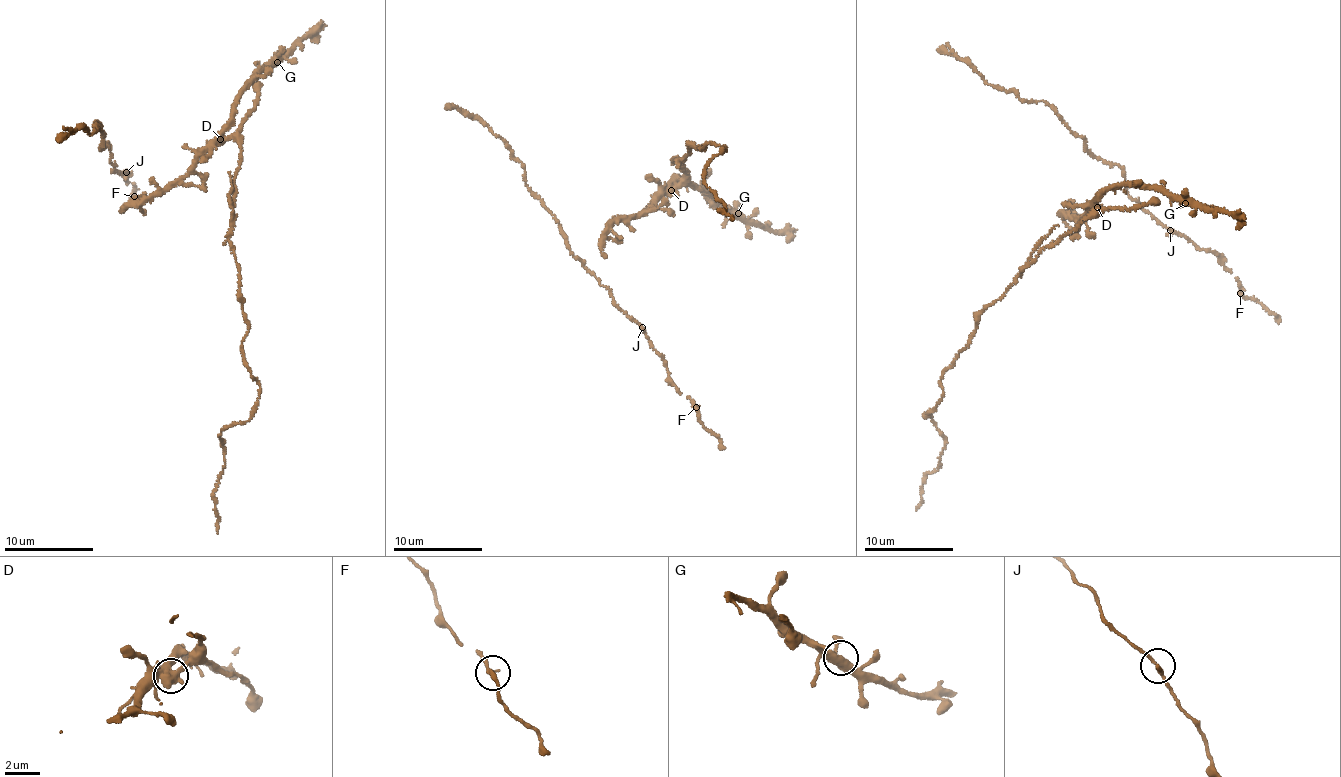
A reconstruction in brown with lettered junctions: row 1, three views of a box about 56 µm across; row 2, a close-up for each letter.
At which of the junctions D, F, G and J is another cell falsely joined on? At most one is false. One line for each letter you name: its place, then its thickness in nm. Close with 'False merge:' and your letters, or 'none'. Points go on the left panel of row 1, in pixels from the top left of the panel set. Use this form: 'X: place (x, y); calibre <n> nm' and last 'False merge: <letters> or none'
D: place (220, 139); calibre 480 nm
False merge: D

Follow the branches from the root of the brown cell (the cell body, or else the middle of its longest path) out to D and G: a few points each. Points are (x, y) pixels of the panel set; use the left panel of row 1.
D: (234, 139), (220, 139)
G: (234, 139), (222, 134), (238, 97), (258, 74), (277, 62)

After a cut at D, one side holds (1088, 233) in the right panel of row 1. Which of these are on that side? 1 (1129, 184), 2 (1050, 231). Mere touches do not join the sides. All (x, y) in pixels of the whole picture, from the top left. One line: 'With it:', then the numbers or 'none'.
With it: 1

